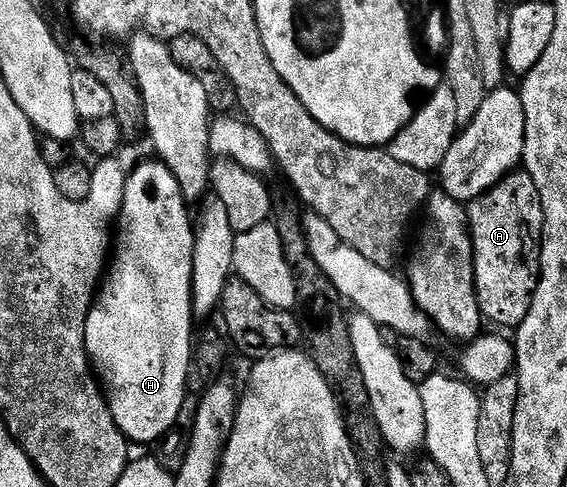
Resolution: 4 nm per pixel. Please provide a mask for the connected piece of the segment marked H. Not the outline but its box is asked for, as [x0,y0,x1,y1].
[85,159,195,446]

